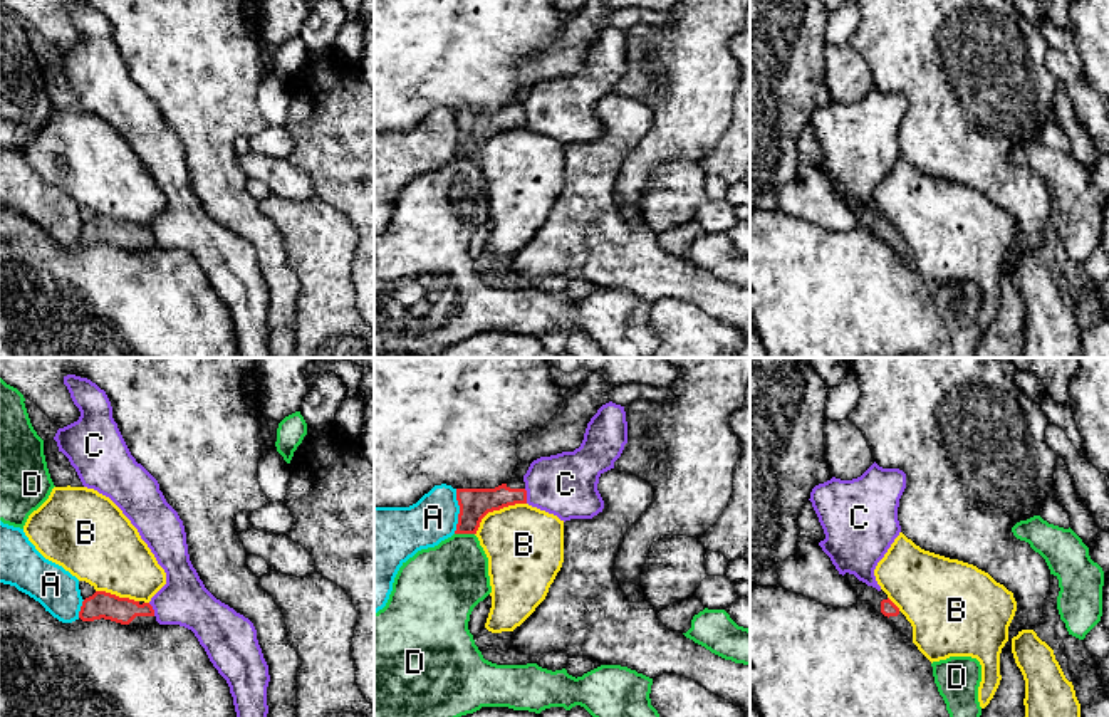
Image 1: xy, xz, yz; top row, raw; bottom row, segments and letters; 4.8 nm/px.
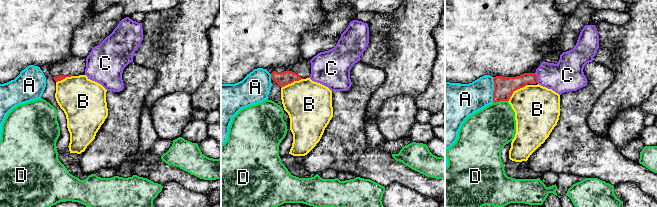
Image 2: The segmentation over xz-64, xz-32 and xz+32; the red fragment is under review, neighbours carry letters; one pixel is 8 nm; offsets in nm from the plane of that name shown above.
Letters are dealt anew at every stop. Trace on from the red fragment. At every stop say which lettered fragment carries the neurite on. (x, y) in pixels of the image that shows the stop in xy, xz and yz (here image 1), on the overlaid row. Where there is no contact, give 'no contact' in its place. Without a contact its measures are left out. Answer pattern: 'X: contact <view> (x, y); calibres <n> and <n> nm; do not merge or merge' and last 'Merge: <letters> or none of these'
A: contact xz (460, 511); calibres 150 and 220 nm; do not merge
B: contact xz (495, 509); calibres 150 and 380 nm; do not merge
C: contact xz (525, 496); calibres 150 and 300 nm; do not merge
D: contact xz (465, 533); calibres 150 and 360 nm; do not merge
Merge: none of these

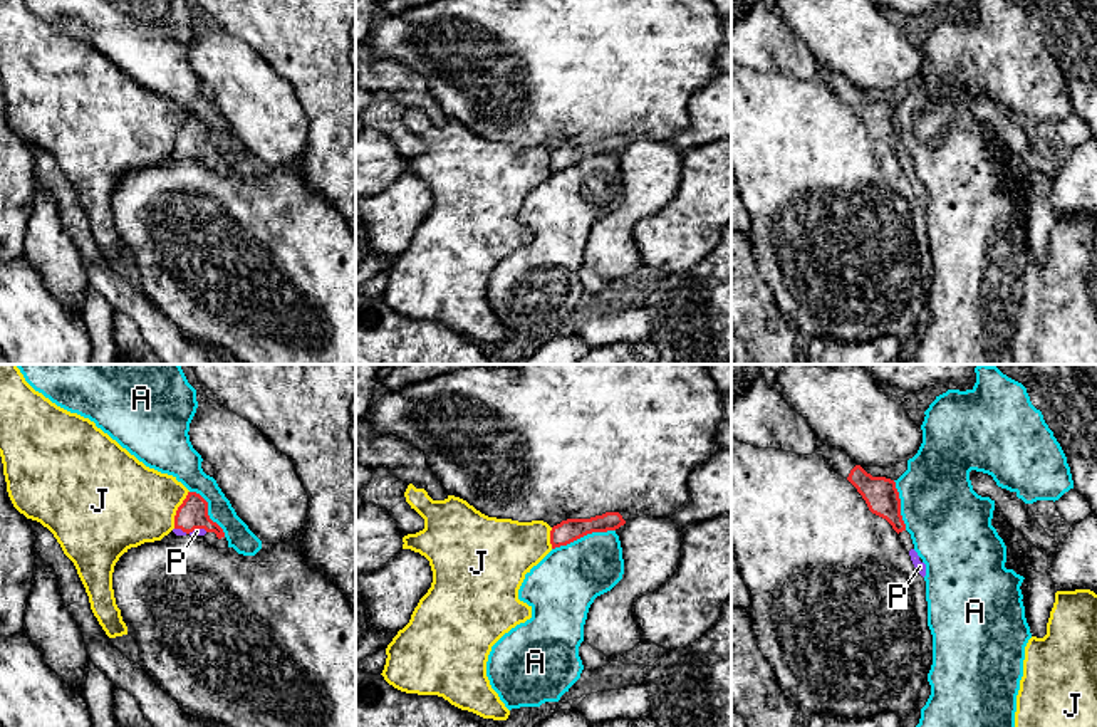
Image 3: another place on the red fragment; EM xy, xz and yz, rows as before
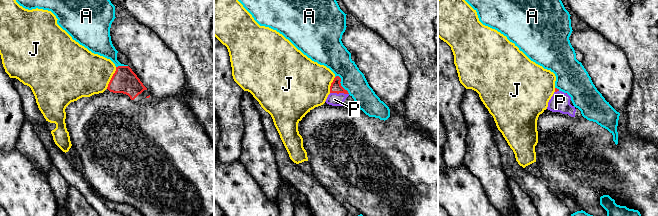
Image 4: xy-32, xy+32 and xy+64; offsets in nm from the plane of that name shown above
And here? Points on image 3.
A: contact xz (582, 536); calibres 110 and 320 nm; do not merge
J: contact xy (178, 509); calibres 150 and 400 nm; do not merge
P: contact xy (192, 531); calibres 150 and 30 nm; merge
Merge: P

